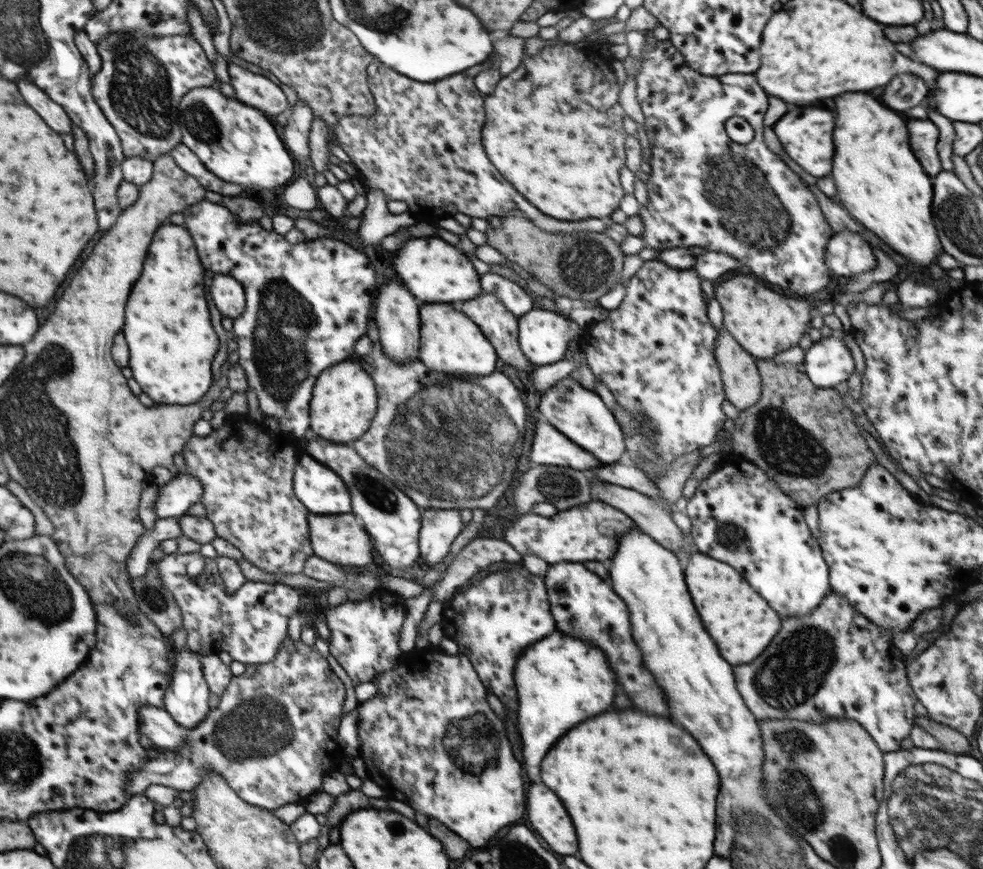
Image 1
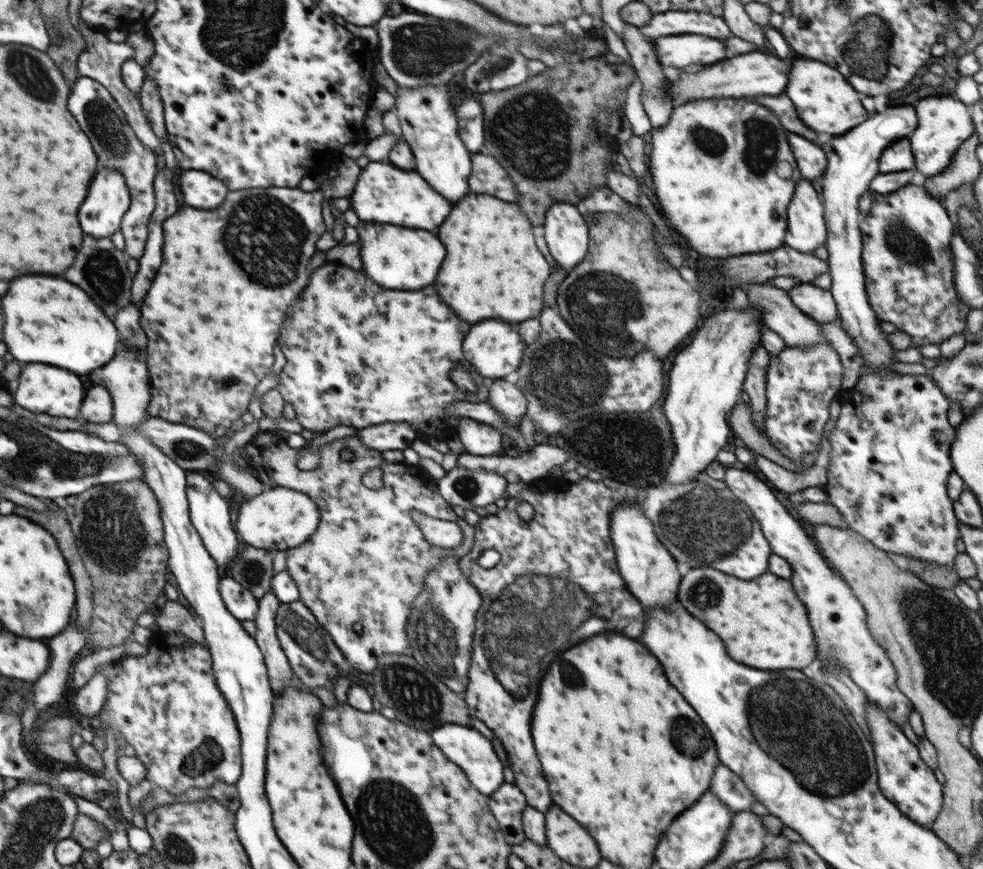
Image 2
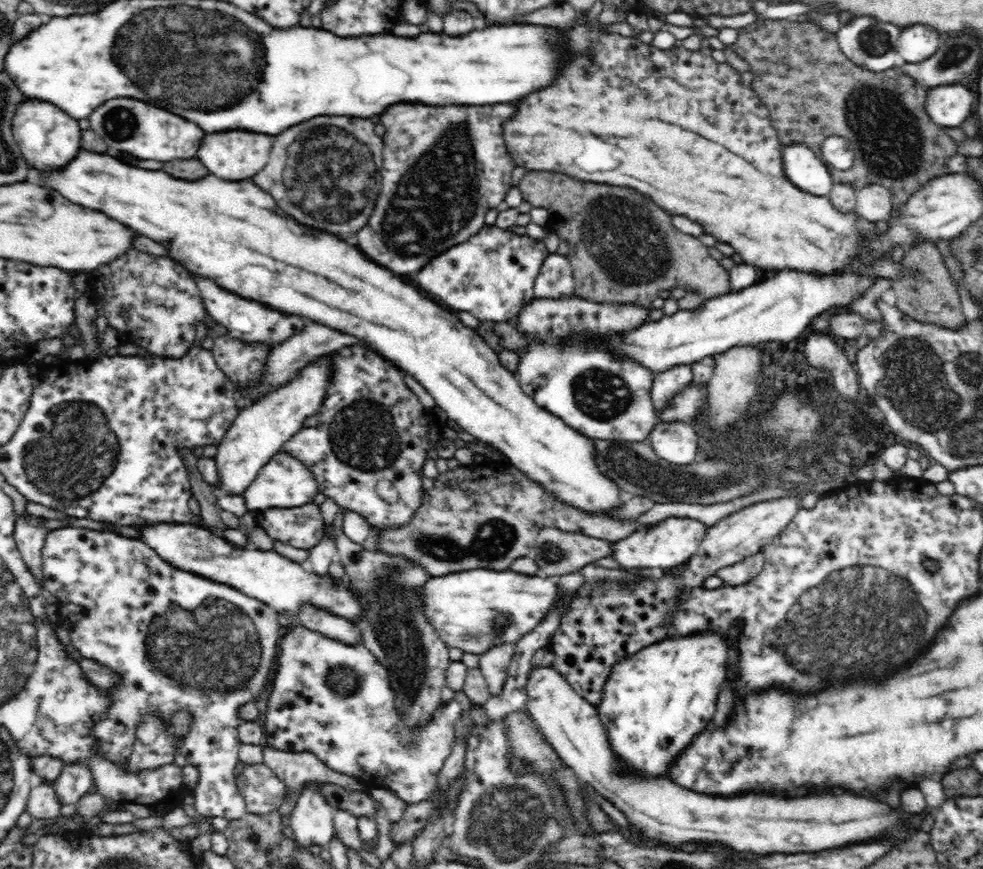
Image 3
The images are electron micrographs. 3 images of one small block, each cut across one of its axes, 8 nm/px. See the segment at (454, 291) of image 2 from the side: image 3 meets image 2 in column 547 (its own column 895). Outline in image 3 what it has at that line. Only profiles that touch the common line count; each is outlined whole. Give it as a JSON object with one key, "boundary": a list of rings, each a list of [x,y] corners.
{"boundary":[[[578,12],[574,26],[556,27],[556,31],[568,37],[570,62],[552,86],[520,100],[516,116],[504,124],[504,140],[516,166],[533,171],[560,171],[586,182],[632,186],[648,194],[660,208],[698,222],[706,234],[728,242],[743,263],[758,269],[788,268],[820,276],[854,272],[874,280],[906,276],[902,262],[894,262],[894,258],[882,258],[872,266],[862,262],[860,252],[866,234],[858,228],[855,211],[838,212],[828,196],[818,198],[802,192],[786,178],[782,168],[785,145],[772,126],[768,107],[751,85],[742,83],[740,72],[730,64],[718,64],[710,50],[691,51],[683,46],[662,50],[642,43],[638,36],[604,32],[604,24],[598,23],[598,27],[588,28],[586,12]]]}

